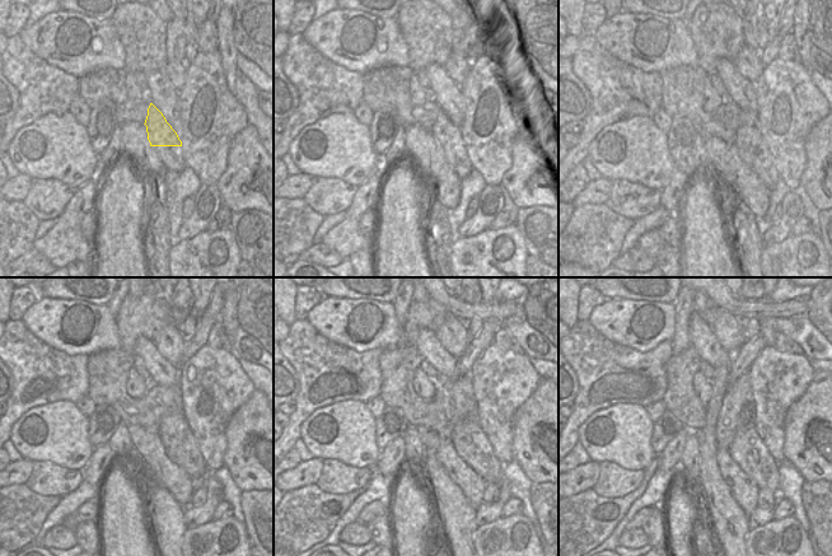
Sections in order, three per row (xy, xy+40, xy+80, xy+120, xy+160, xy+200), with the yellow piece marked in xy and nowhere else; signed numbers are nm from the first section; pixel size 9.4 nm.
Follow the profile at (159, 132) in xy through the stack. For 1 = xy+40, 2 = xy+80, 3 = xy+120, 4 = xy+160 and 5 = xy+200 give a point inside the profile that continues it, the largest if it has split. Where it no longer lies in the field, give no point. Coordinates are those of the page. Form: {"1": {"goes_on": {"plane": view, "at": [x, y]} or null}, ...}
{"1": {"goes_on": {"plane": "xy+40", "at": [444, 132]}}, "2": {"goes_on": {"plane": "xy+80", "at": [743, 135]}}, "3": {"goes_on": {"plane": "xy+120", "at": [178, 421]}}, "4": {"goes_on": {"plane": "xy+160", "at": [464, 451]}}, "5": {"goes_on": {"plane": "xy+200", "at": [749, 451]}}}

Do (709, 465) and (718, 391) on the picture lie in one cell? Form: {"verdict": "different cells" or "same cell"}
{"verdict": "same cell"}

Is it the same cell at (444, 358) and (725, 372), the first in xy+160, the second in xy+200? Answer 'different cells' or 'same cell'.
different cells

